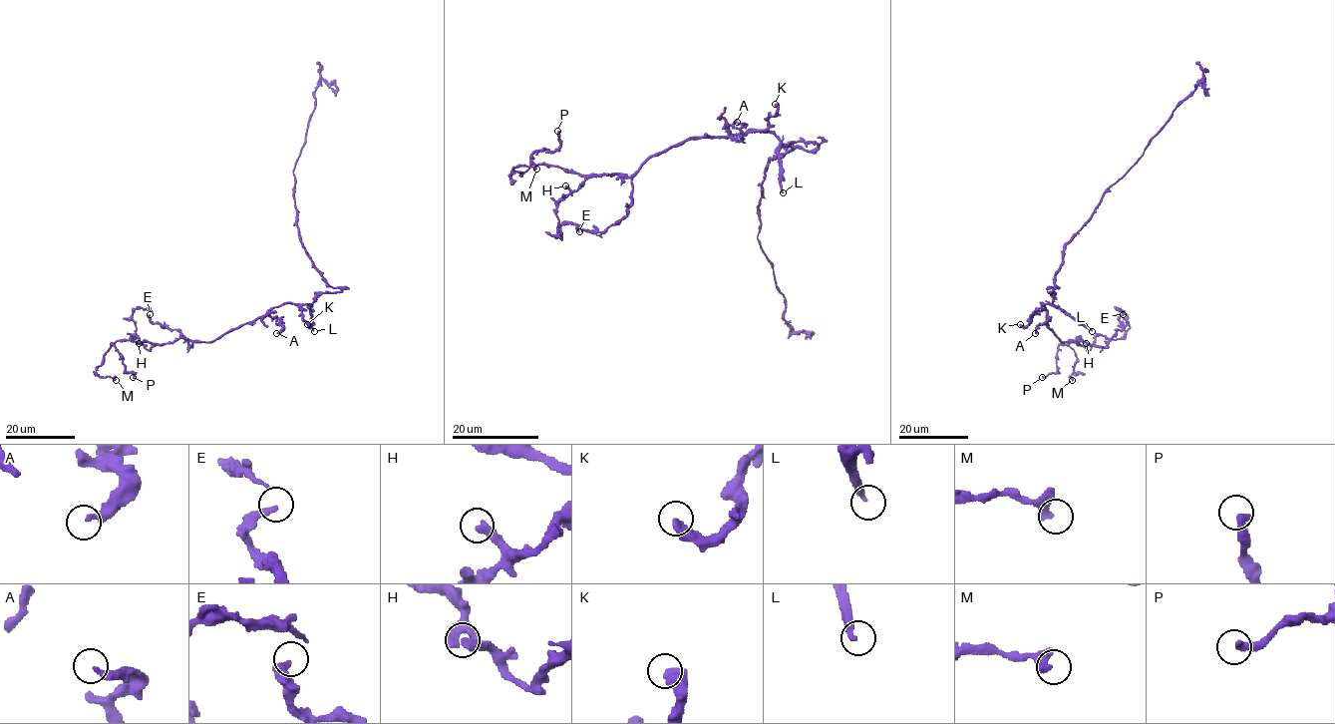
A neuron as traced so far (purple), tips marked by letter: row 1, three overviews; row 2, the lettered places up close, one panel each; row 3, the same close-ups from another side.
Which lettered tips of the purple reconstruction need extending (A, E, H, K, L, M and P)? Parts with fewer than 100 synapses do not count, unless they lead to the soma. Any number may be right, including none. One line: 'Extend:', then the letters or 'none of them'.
Extend: L

